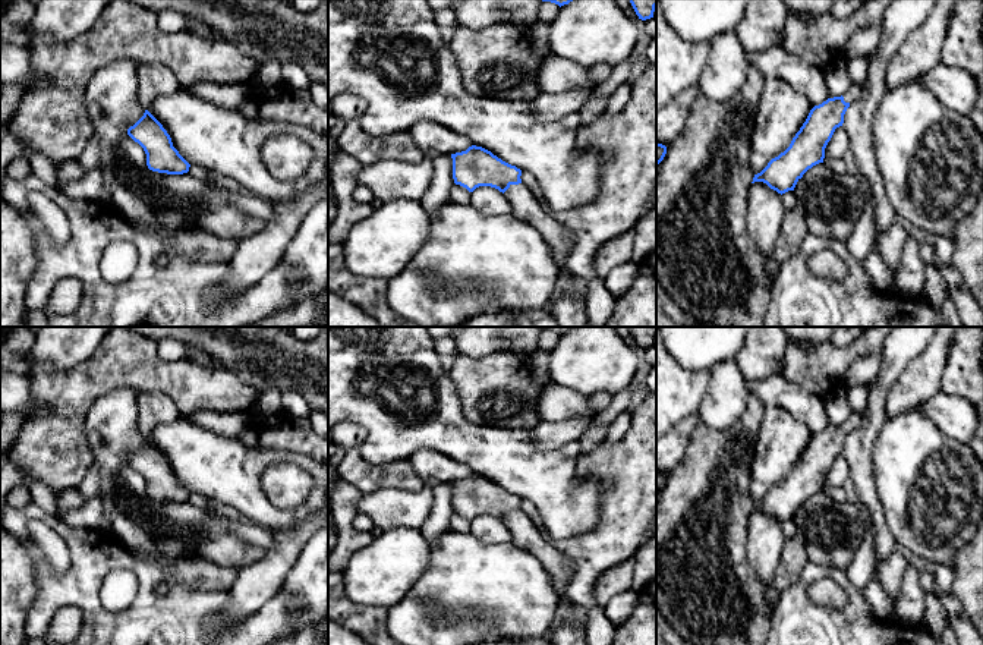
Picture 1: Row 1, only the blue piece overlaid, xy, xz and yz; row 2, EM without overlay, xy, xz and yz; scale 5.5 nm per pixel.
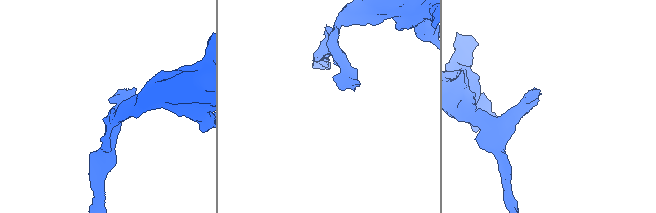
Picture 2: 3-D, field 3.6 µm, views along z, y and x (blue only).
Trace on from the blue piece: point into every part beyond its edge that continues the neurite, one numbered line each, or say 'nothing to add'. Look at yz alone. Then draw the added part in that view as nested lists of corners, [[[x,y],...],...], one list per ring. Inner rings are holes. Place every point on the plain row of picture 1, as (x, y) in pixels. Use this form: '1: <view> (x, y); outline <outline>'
1: yz (854, 421); outline [[[853,415],[850,419],[847,419],[842,425],[845,431],[854,431],[856,428],[860,427],[860,424],[863,422],[863,418],[860,415]]]

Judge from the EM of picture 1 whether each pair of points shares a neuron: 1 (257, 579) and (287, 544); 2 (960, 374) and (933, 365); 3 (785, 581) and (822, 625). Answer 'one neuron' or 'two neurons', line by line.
1: one neuron
2: two neurons
3: two neurons

